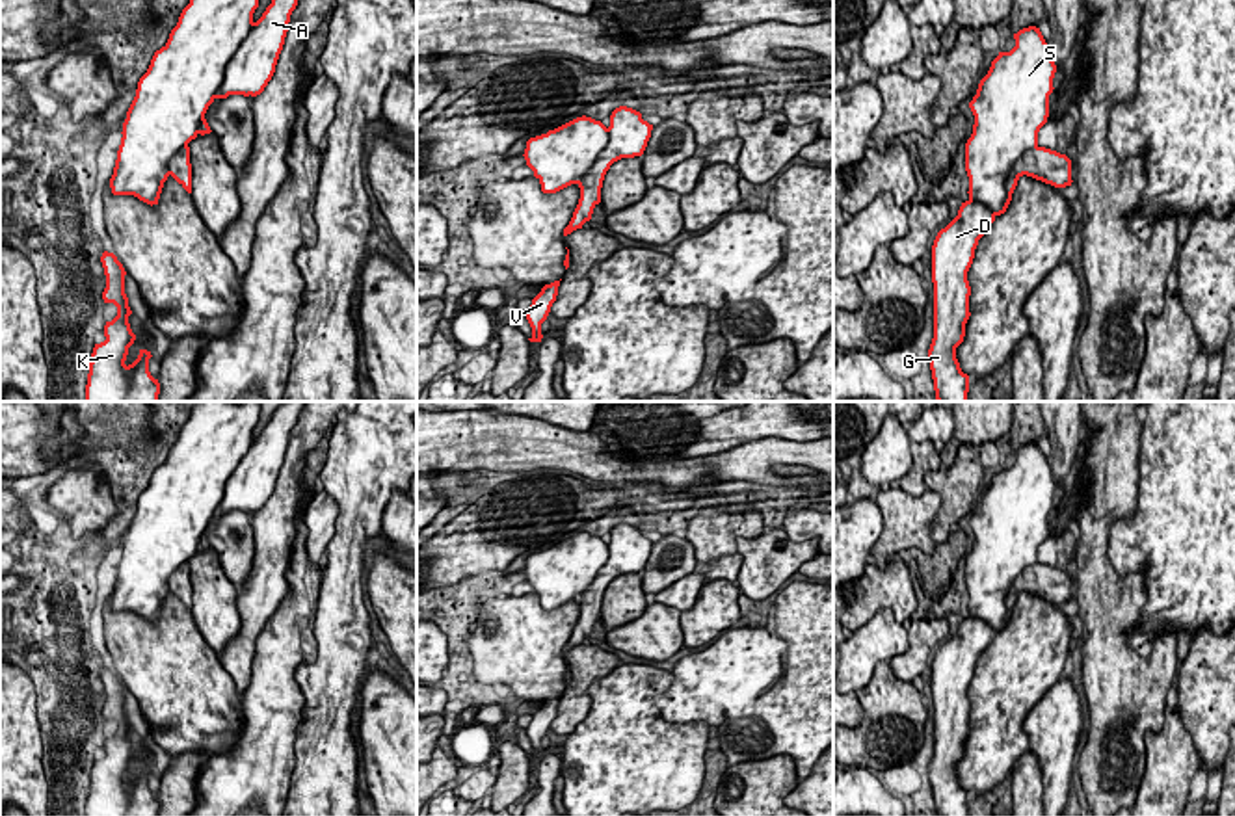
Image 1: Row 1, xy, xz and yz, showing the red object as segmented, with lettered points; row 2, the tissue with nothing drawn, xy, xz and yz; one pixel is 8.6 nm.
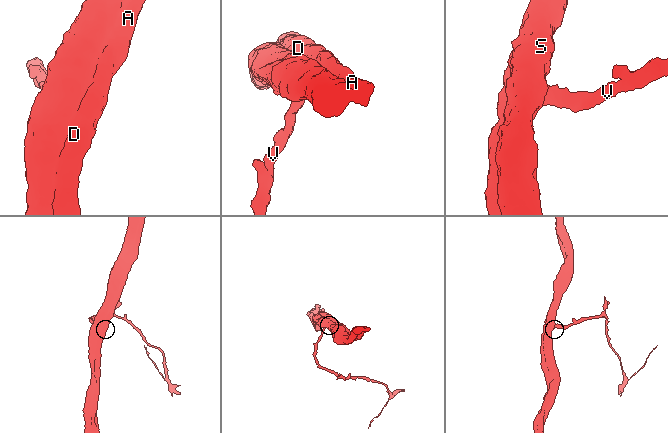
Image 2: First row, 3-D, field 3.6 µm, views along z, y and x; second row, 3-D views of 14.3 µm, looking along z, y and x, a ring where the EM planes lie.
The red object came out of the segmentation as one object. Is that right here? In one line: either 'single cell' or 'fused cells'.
single cell

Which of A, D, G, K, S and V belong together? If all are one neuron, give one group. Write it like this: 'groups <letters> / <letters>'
groups A D G K S V

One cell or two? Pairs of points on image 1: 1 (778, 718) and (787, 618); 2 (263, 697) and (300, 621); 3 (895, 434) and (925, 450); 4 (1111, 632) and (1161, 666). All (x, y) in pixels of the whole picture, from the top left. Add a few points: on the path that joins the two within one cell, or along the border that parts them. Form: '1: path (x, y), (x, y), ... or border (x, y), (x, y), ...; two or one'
1: path (800, 694), (800, 642); one
2: path (274, 679), (278, 653), (287, 640); one
3: border (912, 443), (912, 467), (897, 480); two
4: path (1118, 647), (1137, 666), (1146, 666); one

